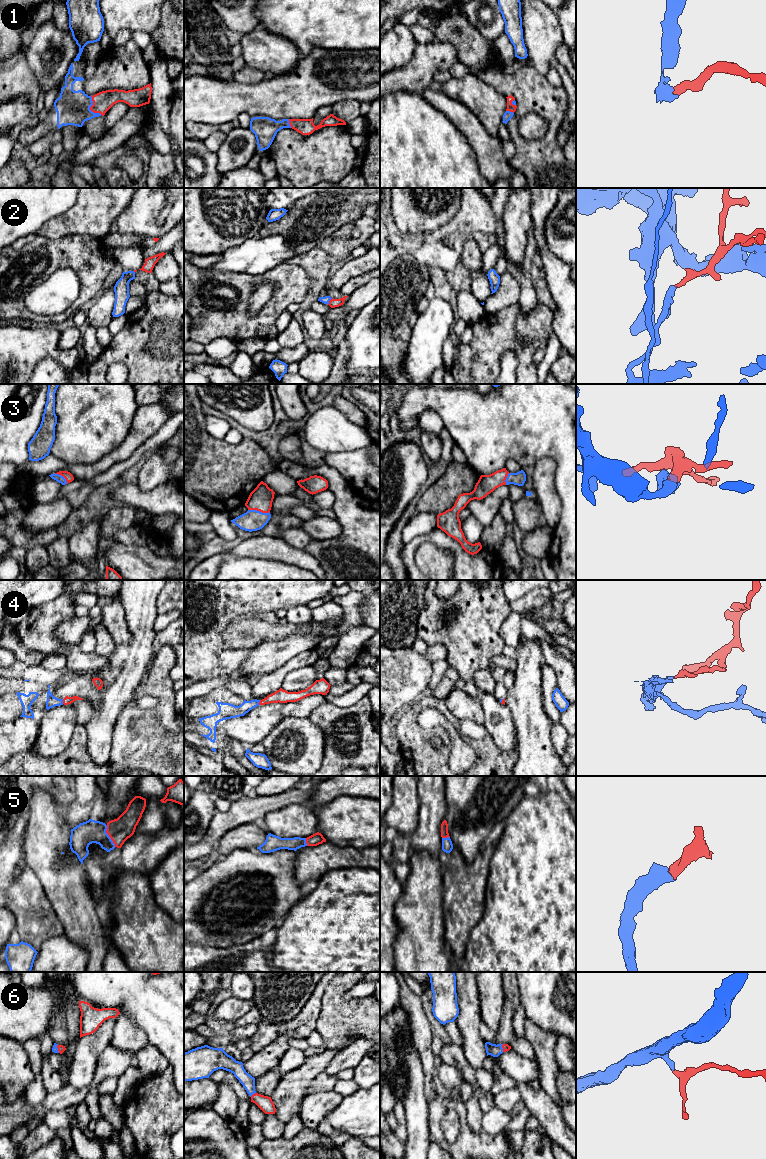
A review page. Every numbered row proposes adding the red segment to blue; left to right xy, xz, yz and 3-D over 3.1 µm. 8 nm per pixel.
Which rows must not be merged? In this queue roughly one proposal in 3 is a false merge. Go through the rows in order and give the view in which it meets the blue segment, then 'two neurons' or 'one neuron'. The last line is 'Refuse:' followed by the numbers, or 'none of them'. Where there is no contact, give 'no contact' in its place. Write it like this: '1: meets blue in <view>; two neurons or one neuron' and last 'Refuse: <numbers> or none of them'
1: meets blue in xy; one neuron
2: meets blue in xz; one neuron
3: meets blue in xz; one neuron
4: meets blue in xy; one neuron
5: meets blue in xy; one neuron
6: meets blue in xz; one neuron
Refuse: none of them

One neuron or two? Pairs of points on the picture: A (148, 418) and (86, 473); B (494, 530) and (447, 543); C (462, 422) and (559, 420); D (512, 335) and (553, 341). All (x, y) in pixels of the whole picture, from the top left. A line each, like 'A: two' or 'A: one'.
A: one
B: two
C: one
D: two

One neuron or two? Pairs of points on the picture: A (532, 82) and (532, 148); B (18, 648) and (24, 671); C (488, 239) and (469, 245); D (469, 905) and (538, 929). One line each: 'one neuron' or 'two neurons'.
A: one neuron
B: two neurons
C: two neurons
D: two neurons

